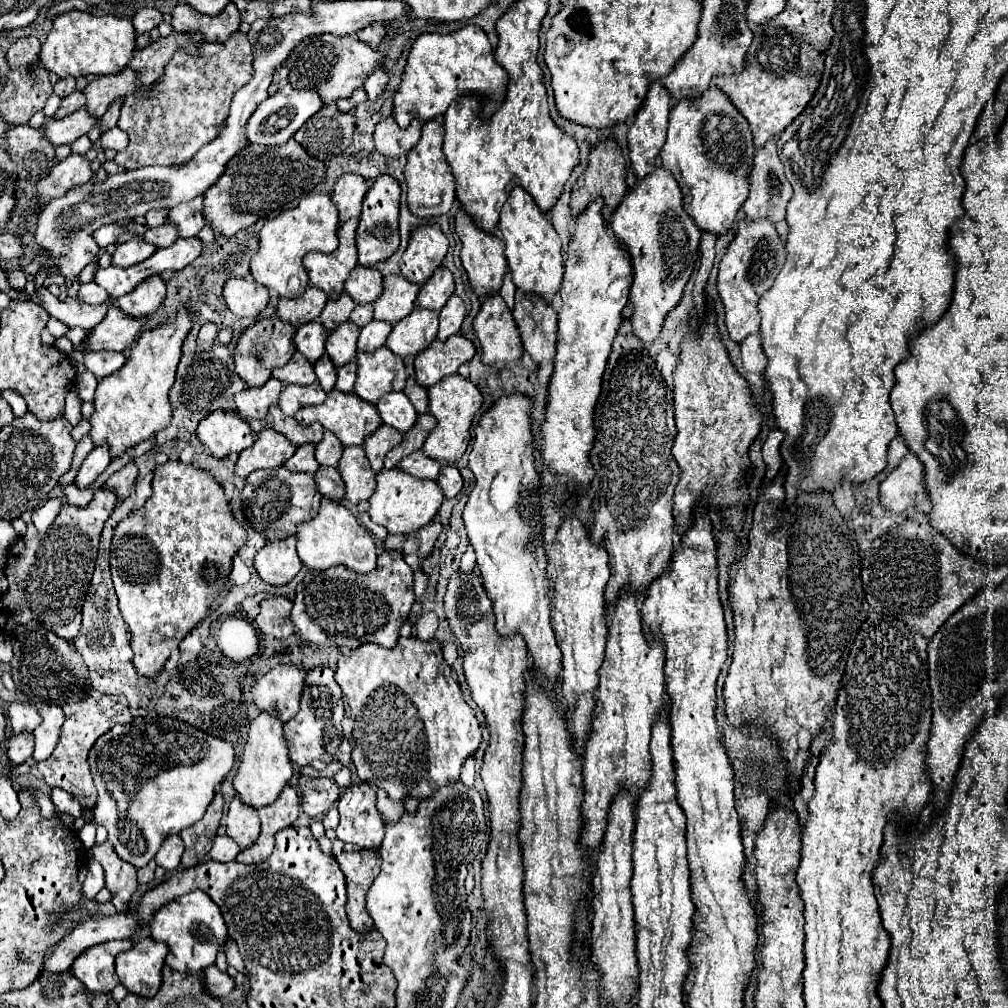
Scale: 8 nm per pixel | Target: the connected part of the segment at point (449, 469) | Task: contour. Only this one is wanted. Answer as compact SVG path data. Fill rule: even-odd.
M441 464L437 484L441 486L445 498L455 498L459 494L461 486L463 486L463 478L461 478L457 466L453 466L453 464Z

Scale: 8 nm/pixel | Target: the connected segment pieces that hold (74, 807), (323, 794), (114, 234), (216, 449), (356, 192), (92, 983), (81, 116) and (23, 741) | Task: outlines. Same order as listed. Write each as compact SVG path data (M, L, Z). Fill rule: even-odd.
M55 788L55 790L51 792L51 800L53 800L55 810L57 810L59 814L69 814L69 816L73 816L73 818L79 818L79 816L83 814L79 802L77 802L73 796L69 796L69 792L65 792L65 790L61 790L61 788Z
M299 778L301 808L309 818L325 814L339 798L339 786L331 778Z
M107 224L107 226L99 228L99 230L93 234L93 238L97 240L97 244L99 244L101 248L107 248L109 244L117 242L117 238L119 238L123 232L125 232L125 228L123 228L123 226L117 226L117 224Z
M215 410L203 418L203 422L197 426L197 436L215 458L239 454L255 442L249 422L241 420L235 412L225 410Z
M343 174L331 194L333 204L339 210L339 222L347 222L353 216L361 214L361 202L369 190L369 184L365 178L357 174Z
M111 940L105 944L91 946L71 966L71 974L89 990L89 992L111 992L119 978L115 974L115 956L123 950L129 950L129 940Z
M81 108L61 120L49 118L43 124L43 130L47 138L51 140L53 146L63 146L63 144L73 144L79 136L89 134L89 130L97 124L97 118L87 112L87 108Z
M17 734L7 740L7 756L13 764L23 764L33 754L33 734Z

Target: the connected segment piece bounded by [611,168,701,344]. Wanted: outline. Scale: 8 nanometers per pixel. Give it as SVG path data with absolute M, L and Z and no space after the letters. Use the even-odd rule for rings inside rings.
M655 168L623 198L613 214L611 230L617 242L631 256L633 264L633 286L629 298L633 304L633 332L641 342L653 344L667 314L681 302L685 284L695 270L701 232L683 210L681 188L669 170L663 168Z

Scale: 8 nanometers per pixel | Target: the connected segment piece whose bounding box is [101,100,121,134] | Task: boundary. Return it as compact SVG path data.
M117 100L117 102L113 102L113 104L109 106L109 110L105 112L105 116L101 118L101 134L107 132L107 130L111 130L113 126L117 126L119 110L121 110L121 100Z

